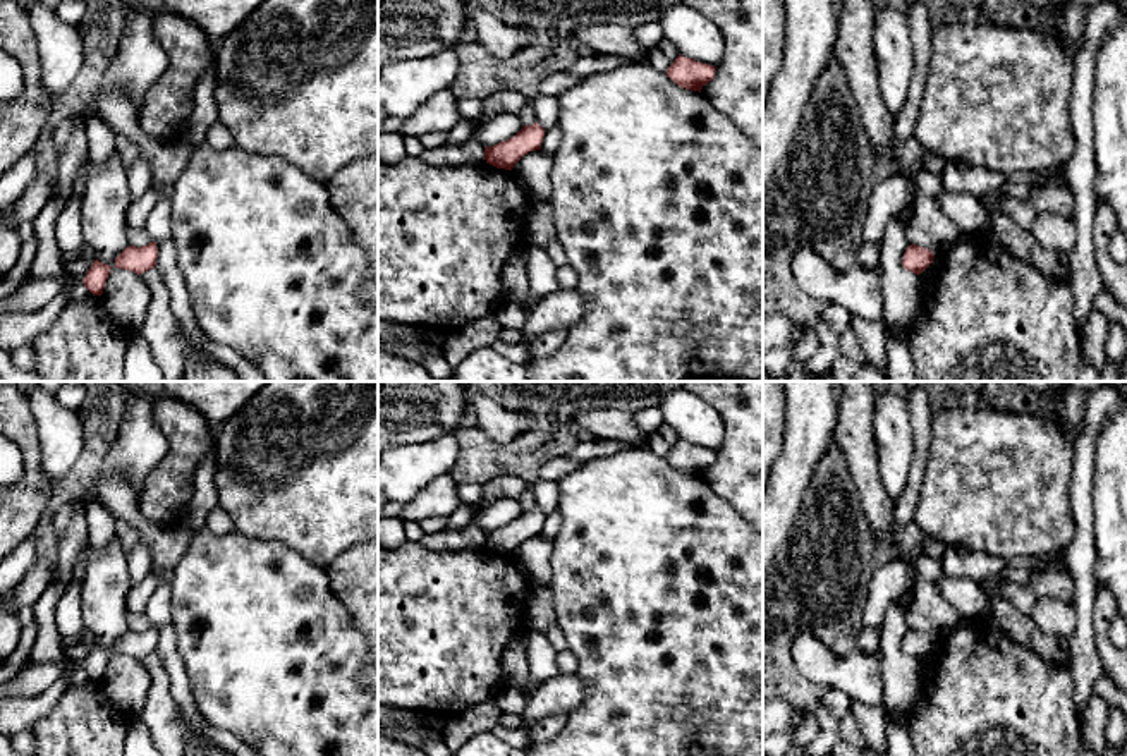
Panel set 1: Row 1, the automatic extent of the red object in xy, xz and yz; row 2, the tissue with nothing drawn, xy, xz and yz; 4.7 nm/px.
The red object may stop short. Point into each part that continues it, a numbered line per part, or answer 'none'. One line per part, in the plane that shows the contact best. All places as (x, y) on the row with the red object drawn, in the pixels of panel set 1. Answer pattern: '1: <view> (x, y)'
none

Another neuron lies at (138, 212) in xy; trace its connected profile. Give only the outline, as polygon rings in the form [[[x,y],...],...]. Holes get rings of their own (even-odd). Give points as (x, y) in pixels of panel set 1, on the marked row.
[[[149,186],[143,198],[129,204],[127,227],[134,230],[144,229],[146,220],[158,201],[158,187]]]

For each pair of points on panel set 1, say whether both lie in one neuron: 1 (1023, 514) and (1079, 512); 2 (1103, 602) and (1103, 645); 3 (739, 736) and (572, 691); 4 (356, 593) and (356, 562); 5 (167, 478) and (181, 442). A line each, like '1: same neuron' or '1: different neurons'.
1: different neurons
2: same neuron
3: different neurons
4: same neuron
5: same neuron

